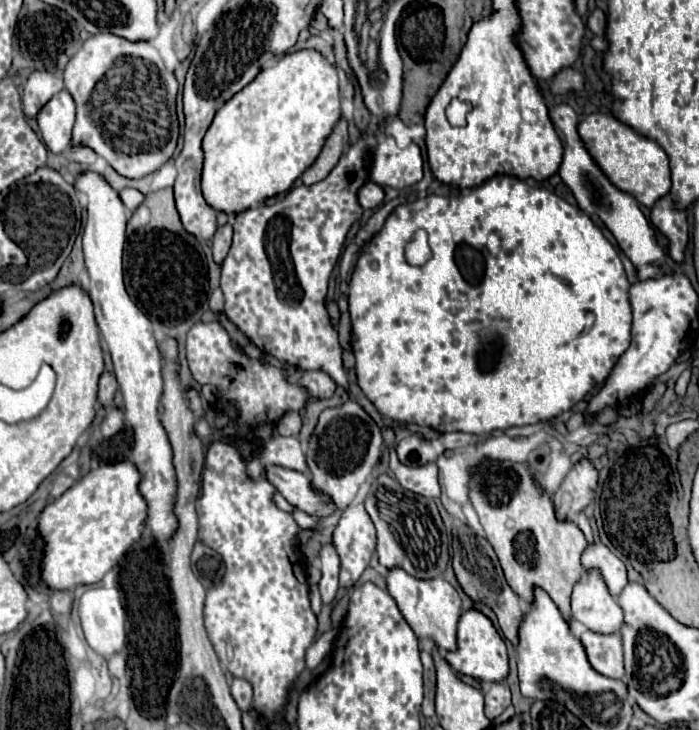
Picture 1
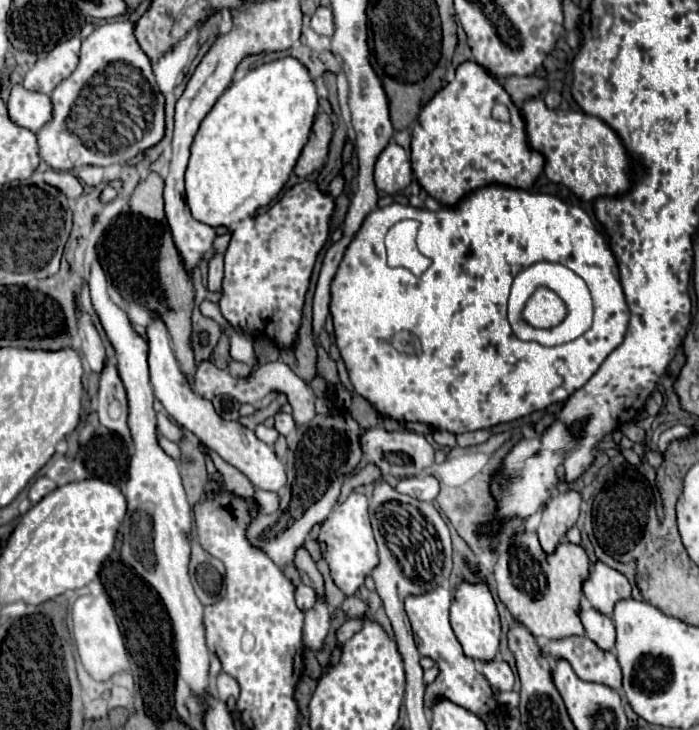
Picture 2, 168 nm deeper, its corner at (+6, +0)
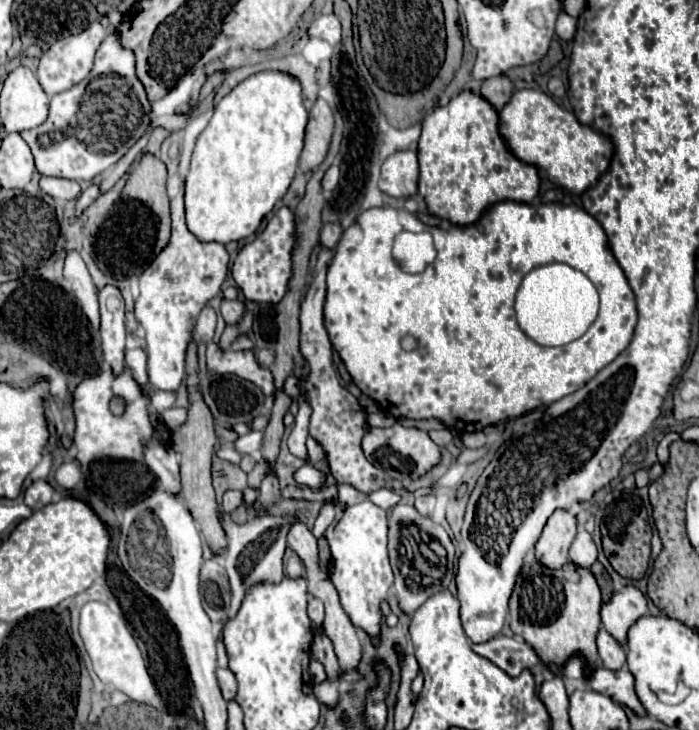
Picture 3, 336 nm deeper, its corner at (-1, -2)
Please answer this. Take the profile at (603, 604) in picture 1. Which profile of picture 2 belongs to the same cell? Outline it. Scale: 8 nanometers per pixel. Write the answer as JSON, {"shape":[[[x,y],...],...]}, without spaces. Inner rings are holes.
{"shape":[[[585,605],[581,609],[581,621],[587,631],[587,637],[603,651],[611,651],[615,647],[615,625],[613,619],[607,615],[601,615],[597,609],[591,609]]]}

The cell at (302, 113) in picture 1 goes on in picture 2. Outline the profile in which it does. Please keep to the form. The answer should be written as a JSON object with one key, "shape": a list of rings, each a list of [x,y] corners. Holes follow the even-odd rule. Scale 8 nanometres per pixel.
{"shape":[[[293,57],[263,63],[251,69],[241,81],[227,87],[203,119],[191,145],[191,159],[185,171],[185,199],[191,215],[209,227],[231,227],[269,205],[289,181],[295,161],[307,143],[315,109],[315,83],[307,69]]]}

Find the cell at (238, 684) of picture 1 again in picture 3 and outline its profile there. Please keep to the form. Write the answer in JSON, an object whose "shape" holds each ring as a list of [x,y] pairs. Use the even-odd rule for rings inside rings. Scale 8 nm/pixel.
{"shape":[[[218,669],[216,671],[218,675],[218,685],[222,689],[222,695],[226,701],[230,699],[236,699],[236,691],[238,691],[238,681],[234,677],[234,673],[230,669]]]}

